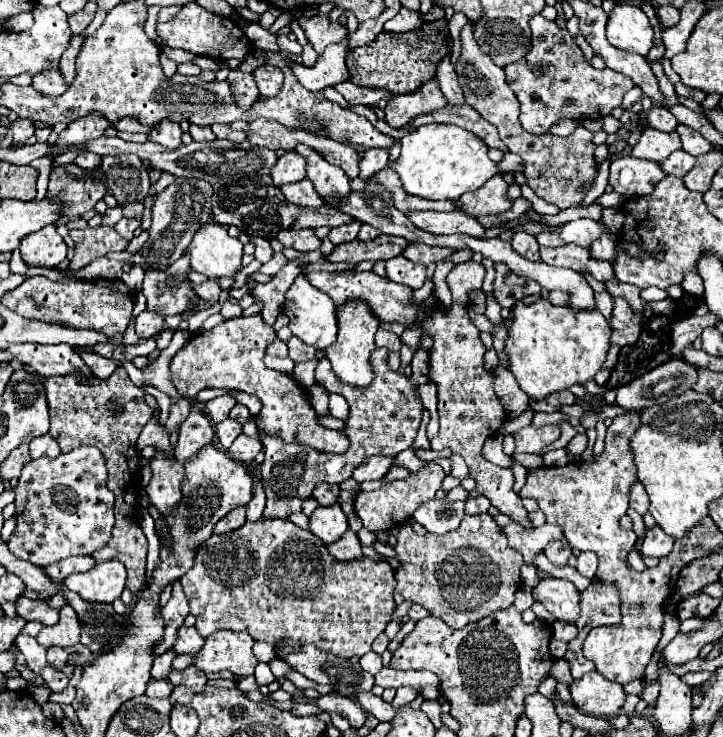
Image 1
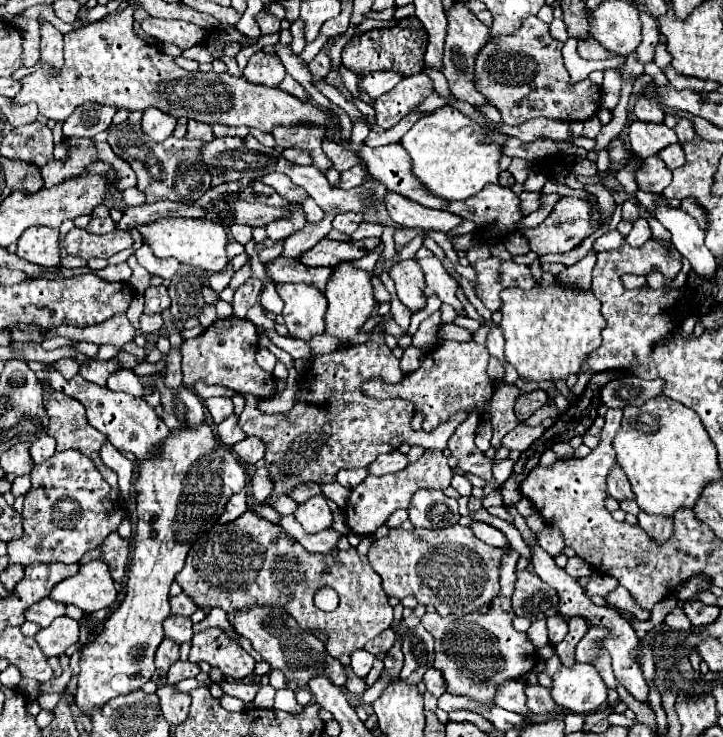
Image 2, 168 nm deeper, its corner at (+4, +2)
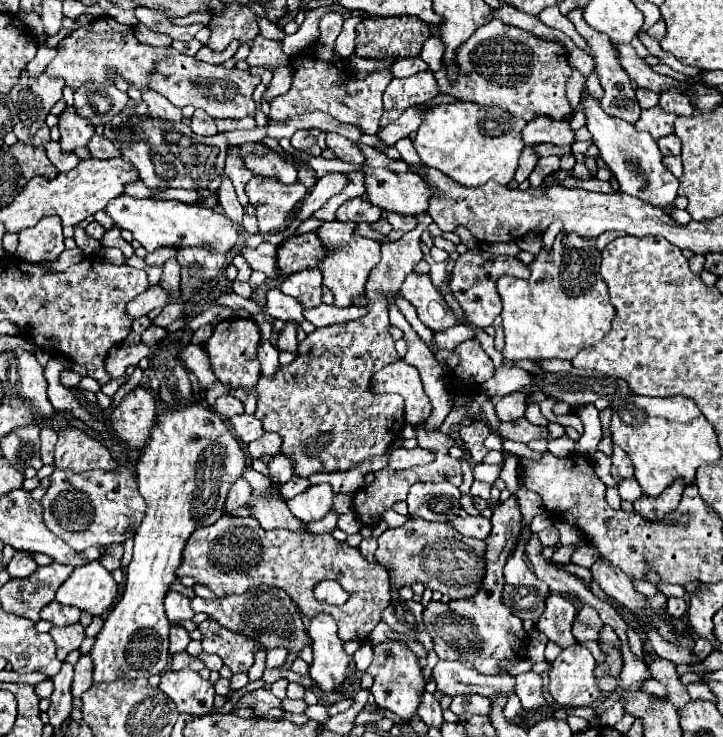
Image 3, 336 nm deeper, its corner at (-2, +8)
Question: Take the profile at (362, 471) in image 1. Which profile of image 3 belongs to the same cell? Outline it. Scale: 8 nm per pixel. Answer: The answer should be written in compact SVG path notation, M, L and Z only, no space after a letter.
M394 449L392 451L392 457L388 461L388 465L392 469L408 469L408 467L416 467L416 465L426 465L426 463L432 463L436 457L436 453L432 451L426 451L426 449Z

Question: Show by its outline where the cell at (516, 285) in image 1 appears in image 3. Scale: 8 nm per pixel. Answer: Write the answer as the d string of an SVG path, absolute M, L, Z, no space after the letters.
M470 249L466 253L462 253L458 257L458 261L454 263L454 273L450 279L450 289L456 297L456 301L460 303L464 317L470 325L486 329L494 323L494 319L500 315L502 311L502 303L500 297L496 293L496 281L502 275L514 275L514 277L530 277L530 269L518 261L516 257L508 257L508 255L494 255L490 251L484 249Z

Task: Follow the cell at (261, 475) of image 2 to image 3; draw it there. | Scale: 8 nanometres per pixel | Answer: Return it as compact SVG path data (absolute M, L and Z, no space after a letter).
M280 453L280 455L272 457L272 461L268 463L268 469L270 469L270 477L278 485L282 485L284 481L288 481L294 475L294 461L292 461L292 457Z

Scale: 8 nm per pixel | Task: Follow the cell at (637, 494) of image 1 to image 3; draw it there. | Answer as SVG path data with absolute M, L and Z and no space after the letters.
M614 445L614 449L612 449L614 453L612 453L612 477L616 479L616 481L620 481L620 479L630 479L630 477L634 477L634 469L632 469L632 461L628 461L628 455L618 447L618 445Z

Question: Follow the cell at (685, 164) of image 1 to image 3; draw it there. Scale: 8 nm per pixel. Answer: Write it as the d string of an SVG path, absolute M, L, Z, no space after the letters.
M674 133L660 137L658 147L660 147L662 155L680 155L680 139Z

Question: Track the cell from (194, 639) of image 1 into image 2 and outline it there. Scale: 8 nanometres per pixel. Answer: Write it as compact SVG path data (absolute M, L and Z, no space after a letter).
M170 615L164 621L164 633L168 639L172 639L176 643L186 643L192 639L192 621L188 617Z

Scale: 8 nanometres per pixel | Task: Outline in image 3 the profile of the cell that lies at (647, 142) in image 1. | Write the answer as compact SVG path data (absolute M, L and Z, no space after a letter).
M656 105L648 111L642 111L640 119L634 125L638 131L648 131L654 139L658 139L674 133L674 119L676 119L674 113L666 113Z

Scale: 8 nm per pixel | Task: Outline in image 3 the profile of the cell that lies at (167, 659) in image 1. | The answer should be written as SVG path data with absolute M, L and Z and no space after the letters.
M172 625L170 627L170 653L178 653L178 651L186 651L186 645L190 643L190 635L186 629Z

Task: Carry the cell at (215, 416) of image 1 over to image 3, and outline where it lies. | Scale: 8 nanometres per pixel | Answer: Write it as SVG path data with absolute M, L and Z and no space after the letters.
M222 395L216 399L216 411L220 415L226 415L226 417L234 417L234 415L242 415L244 413L244 405L232 397L232 395Z

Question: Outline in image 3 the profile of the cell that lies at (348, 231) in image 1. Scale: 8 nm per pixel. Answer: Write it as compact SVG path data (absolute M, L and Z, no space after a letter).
M356 197L352 201L346 201L336 211L338 221L354 221L354 223L374 223L382 217L382 209L364 201L362 197Z

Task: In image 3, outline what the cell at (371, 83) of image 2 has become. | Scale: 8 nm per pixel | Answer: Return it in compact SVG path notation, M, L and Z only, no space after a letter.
M408 57L408 59L396 59L392 65L392 75L394 77L410 77L420 71L428 71L428 65L420 57Z

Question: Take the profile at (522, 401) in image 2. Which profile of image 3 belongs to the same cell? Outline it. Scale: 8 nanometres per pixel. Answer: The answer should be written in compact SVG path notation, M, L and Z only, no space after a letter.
M510 393L510 395L504 395L498 403L496 403L496 417L500 421L516 421L520 417L524 417L524 411L526 411L526 393Z

